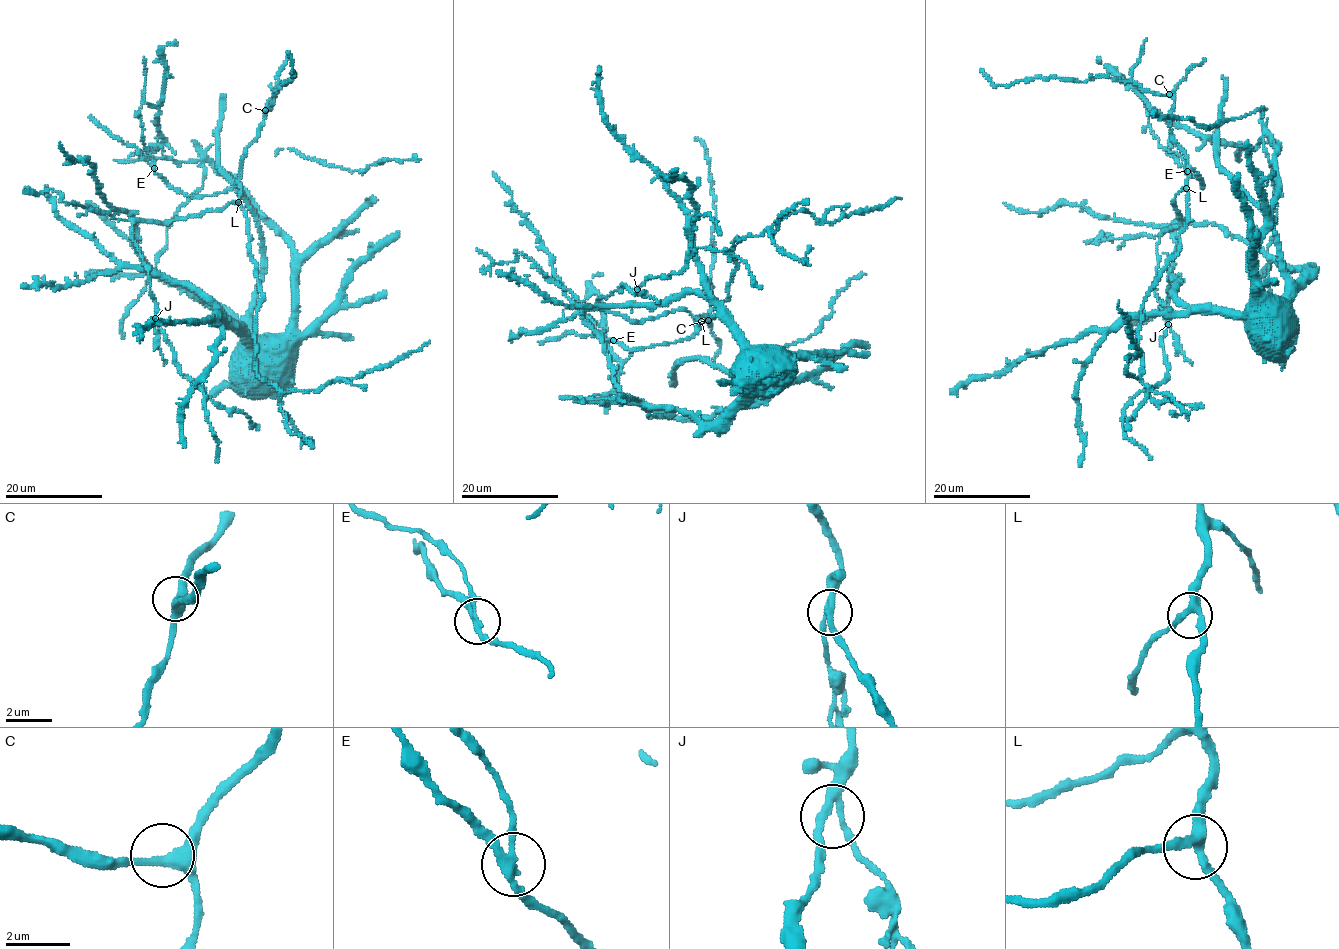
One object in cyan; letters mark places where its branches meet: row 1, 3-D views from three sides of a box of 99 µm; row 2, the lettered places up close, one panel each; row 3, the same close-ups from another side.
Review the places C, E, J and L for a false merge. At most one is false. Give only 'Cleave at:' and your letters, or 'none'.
Cleave at: E

